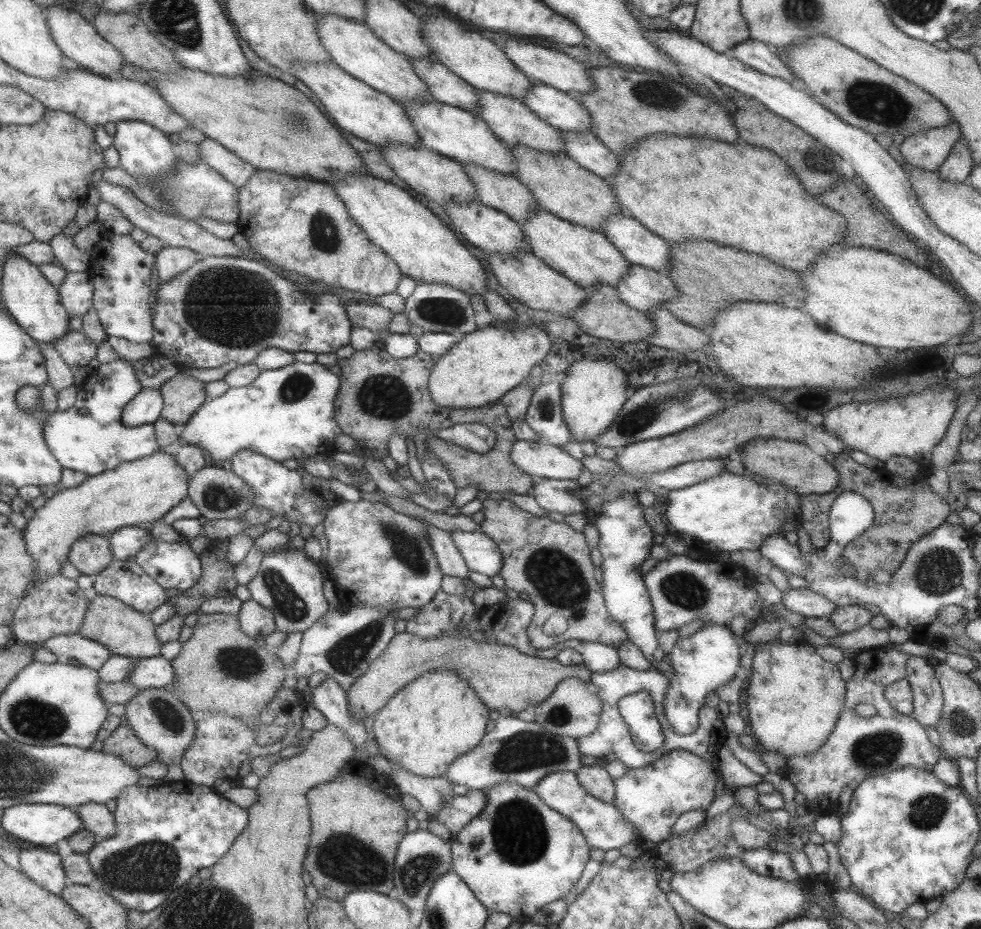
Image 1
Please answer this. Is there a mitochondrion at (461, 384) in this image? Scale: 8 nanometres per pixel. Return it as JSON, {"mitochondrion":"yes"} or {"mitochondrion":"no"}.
{"mitochondrion":"no"}

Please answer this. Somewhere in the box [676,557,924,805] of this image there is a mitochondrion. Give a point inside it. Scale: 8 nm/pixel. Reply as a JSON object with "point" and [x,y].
{"point":[879,750]}

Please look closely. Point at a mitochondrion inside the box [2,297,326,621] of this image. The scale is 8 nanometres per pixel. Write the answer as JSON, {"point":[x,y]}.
{"point":[217,497]}

